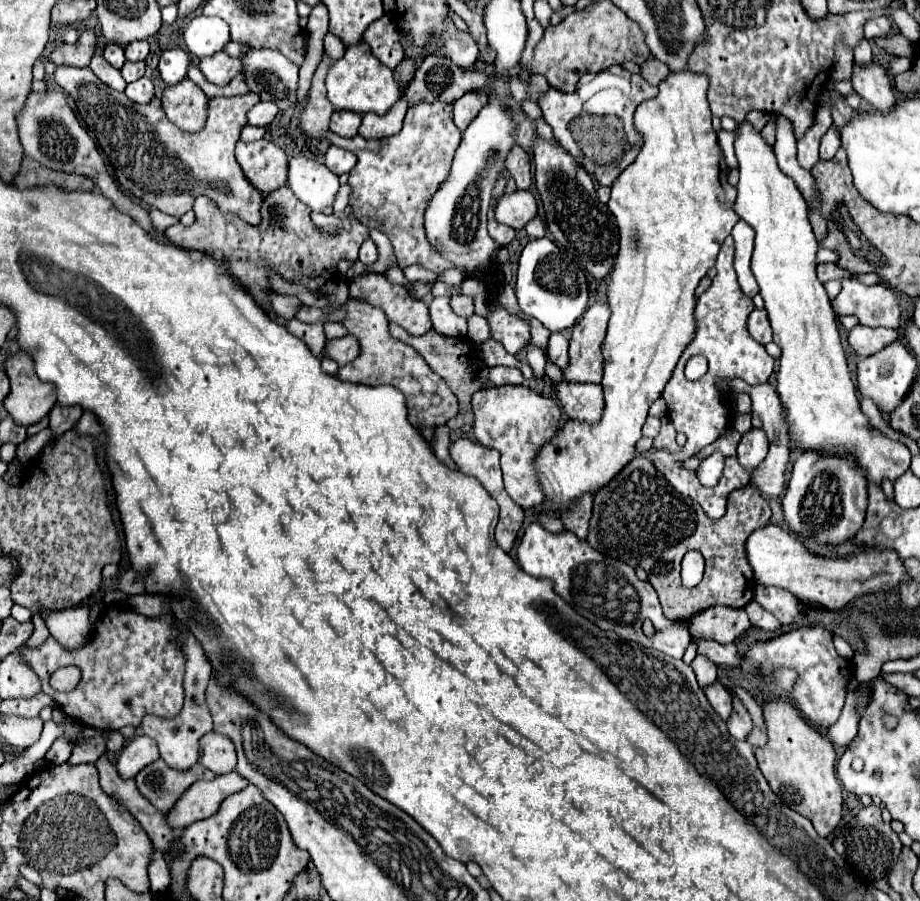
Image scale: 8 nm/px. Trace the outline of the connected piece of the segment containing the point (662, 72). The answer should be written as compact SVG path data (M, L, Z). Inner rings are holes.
M648 57L648 59L640 65L640 77L642 77L644 81L648 81L650 85L660 85L660 81L666 79L668 73L670 73L668 67L666 67L664 63L660 63L658 59L652 59L652 57Z

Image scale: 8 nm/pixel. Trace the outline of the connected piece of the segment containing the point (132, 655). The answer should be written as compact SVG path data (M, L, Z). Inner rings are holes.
M110 603L104 605L94 631L82 647L68 651L54 637L48 637L38 647L20 647L20 653L26 665L40 677L42 691L50 695L70 719L102 731L116 731L124 725L138 727L146 713L160 717L178 715L184 703L182 679L186 655L176 631L178 625L168 613L146 617L126 605ZM66 665L78 665L82 679L74 691L58 693L48 681L52 671Z

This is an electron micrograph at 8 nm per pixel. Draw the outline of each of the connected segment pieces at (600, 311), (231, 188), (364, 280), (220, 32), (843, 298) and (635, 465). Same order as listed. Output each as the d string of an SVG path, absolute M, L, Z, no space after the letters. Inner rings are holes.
M594 303L572 327L570 361L562 369L564 379L570 383L600 383L604 359L600 345L606 335L610 311L606 303Z
M58 67L54 81L78 103L78 113L110 159L120 187L130 191L138 201L162 213L182 217L192 209L198 195L206 195L220 211L238 215L250 225L260 223L264 197L248 183L234 157L234 145L240 139L242 127L248 123L246 113L260 101L260 95L250 91L242 97L208 99L204 129L186 133L166 119L160 99L148 105L132 103L124 93L116 93L104 85L90 69Z
M364 275L350 281L350 295L364 295L364 301L380 307L390 321L404 327L410 335L424 335L432 329L428 305L410 297L404 285L386 281L384 275Z
M194 17L188 27L184 29L184 41L188 51L196 57L206 57L222 51L230 39L228 23L220 21L218 17Z
M842 279L842 291L832 301L836 315L856 315L860 325L898 329L902 309L898 297L884 285L862 285L856 279Z
M638 455L634 461L630 461L620 475L610 483L608 487L600 489L594 495L594 513L590 521L590 533L588 533L588 543L596 547L602 555L608 555L612 559L620 559L628 563L630 567L642 567L648 573L648 581L656 589L664 615L666 619L680 623L680 621L690 621L694 615L702 613L704 609L716 607L716 605L726 605L734 609L746 607L754 599L754 573L752 567L746 559L746 539L752 531L758 527L766 527L772 517L772 511L766 503L766 499L760 495L760 491L754 485L740 487L730 493L728 497L728 509L726 515L718 521L712 521L704 515L702 507L680 495L646 459L644 455ZM688 551L698 551L704 561L706 561L706 573L704 579L696 587L686 587L680 579L680 563L682 557Z

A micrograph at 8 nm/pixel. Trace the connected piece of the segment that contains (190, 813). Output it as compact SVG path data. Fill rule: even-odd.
M230 771L212 781L196 781L182 795L182 799L178 799L176 807L168 813L166 821L172 829L184 829L194 821L212 817L228 795L238 793L246 785L250 785L250 781L242 779L238 771Z

